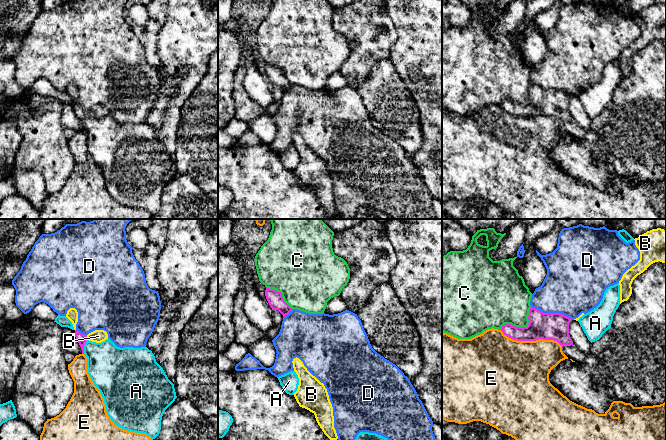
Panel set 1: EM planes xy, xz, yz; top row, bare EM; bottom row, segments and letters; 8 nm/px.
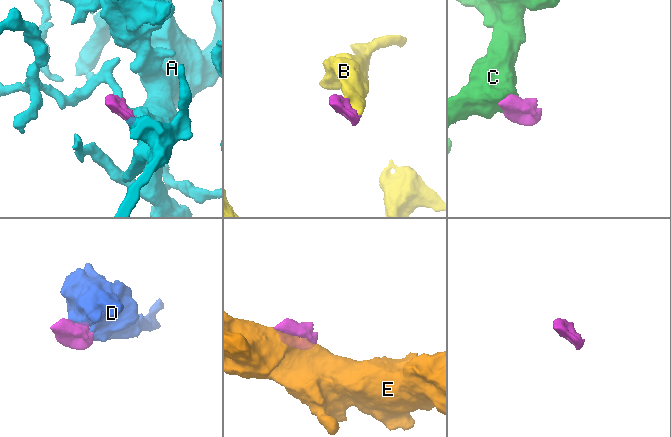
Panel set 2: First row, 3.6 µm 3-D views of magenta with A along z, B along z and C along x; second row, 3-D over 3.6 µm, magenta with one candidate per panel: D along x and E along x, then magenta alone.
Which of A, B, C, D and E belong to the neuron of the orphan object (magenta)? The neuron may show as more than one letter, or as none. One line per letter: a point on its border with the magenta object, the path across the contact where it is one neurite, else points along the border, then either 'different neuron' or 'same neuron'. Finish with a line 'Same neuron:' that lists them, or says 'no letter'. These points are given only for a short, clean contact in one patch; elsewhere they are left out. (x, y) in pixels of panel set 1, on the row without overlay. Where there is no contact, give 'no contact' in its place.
A: xy (83, 123) | different neuron
B: xy (86, 113) | same neuron
C: yz (522, 103) | different neuron
D: yz (552, 89) | different neuron
E: yz (531, 116) | different neuron
Same neuron: B

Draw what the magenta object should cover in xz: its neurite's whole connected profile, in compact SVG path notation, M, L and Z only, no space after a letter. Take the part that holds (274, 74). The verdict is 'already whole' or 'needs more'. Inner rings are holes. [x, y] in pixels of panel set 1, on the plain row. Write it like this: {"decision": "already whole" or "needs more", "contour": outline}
{"decision": "already whole", "contour": "M266 64L265 72L272 86L278 86L283 93L292 87L292 84L284 77L281 68Z"}

